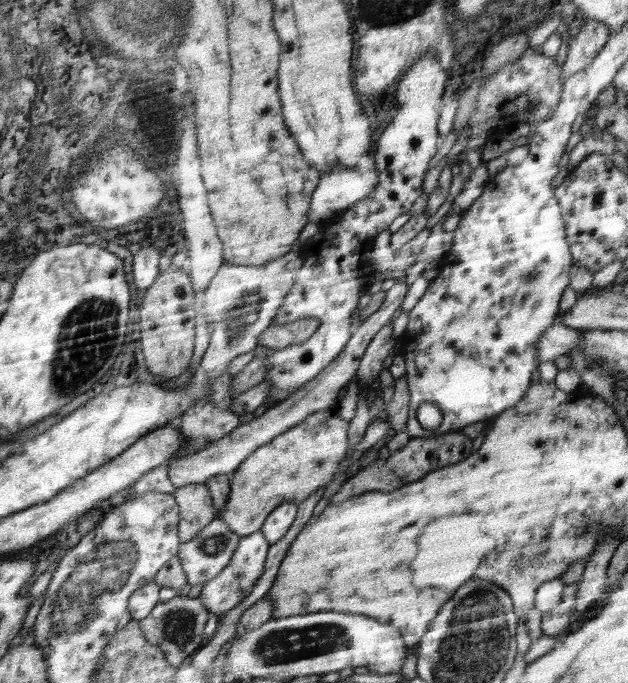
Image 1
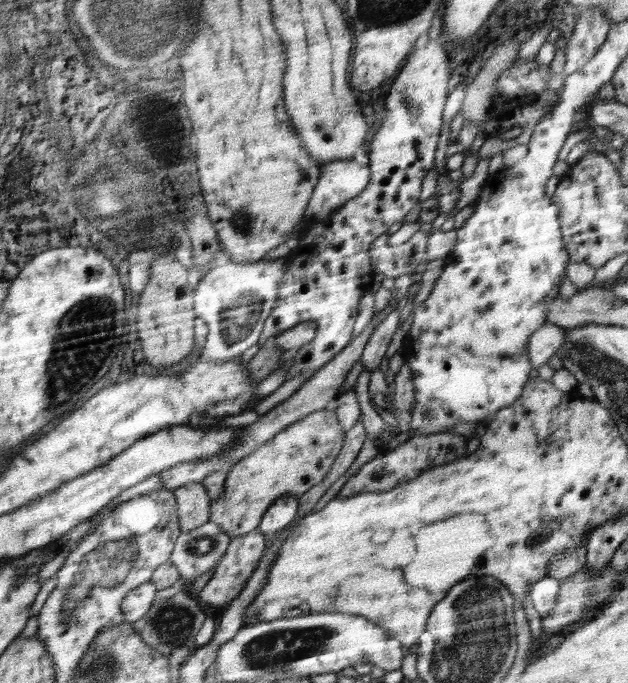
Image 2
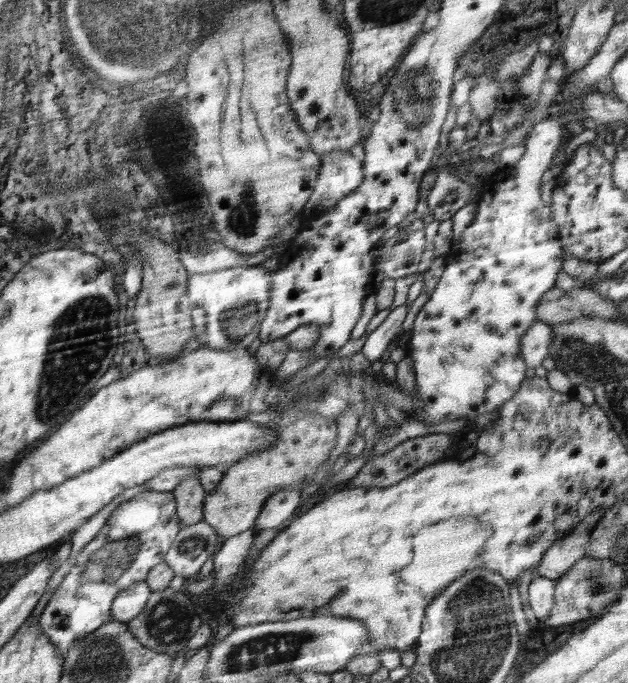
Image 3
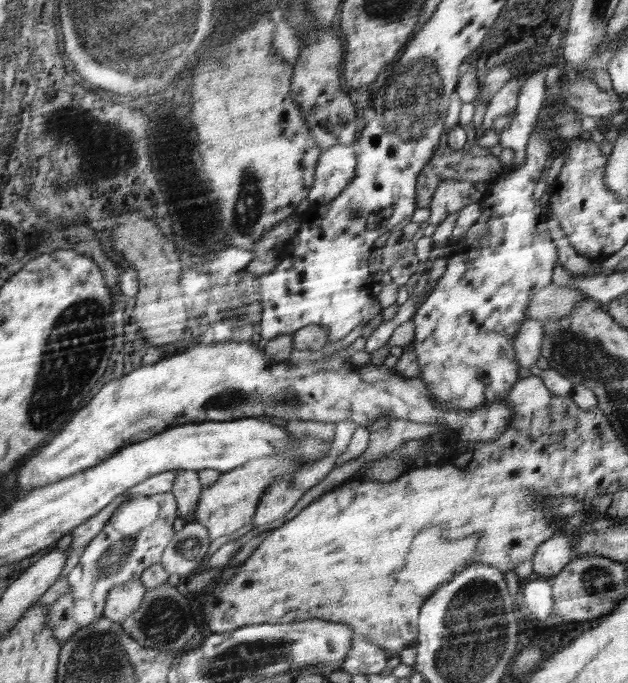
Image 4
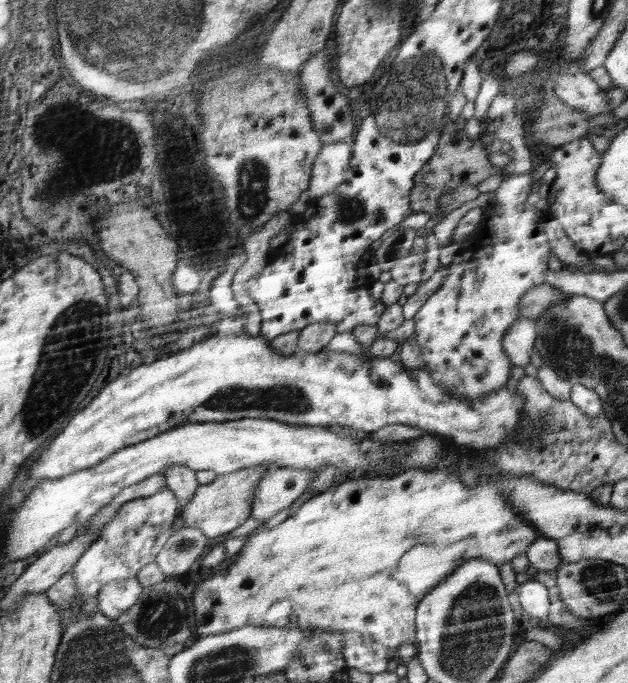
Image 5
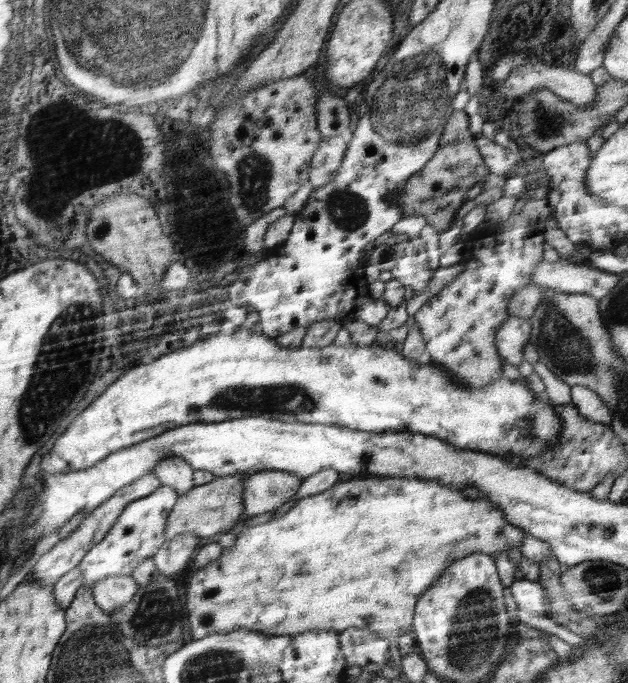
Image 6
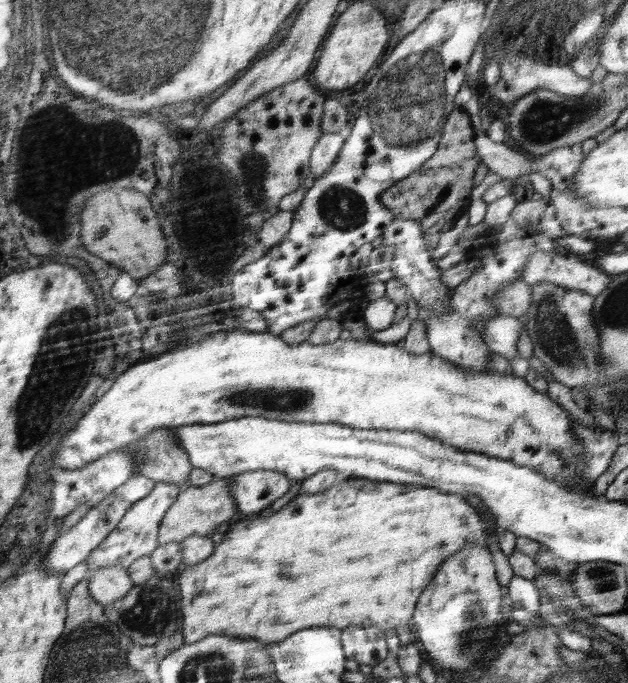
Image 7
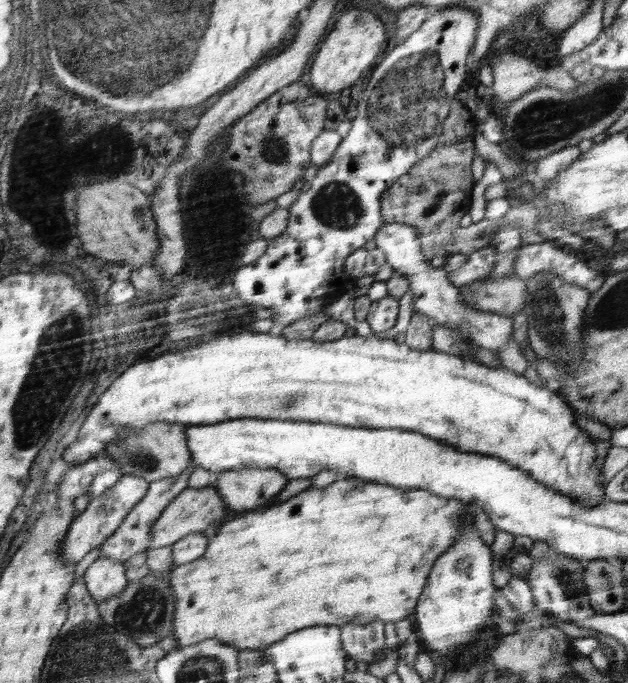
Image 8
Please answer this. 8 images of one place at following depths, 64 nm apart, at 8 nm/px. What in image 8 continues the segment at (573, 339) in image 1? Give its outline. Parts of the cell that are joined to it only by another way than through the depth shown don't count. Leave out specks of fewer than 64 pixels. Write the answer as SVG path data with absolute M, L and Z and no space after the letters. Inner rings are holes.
M386 223L384 226L380 226L374 240L376 248L382 249L386 253L387 263L392 266L393 272L401 274L410 282L409 290L414 294L415 312L425 314L436 325L450 325L452 329L458 329L476 346L498 350L498 348L504 348L512 340L512 334L514 334L513 317L478 311L461 303L458 298L459 290L448 280L446 270L428 265L428 261L420 249L416 227L404 223Z

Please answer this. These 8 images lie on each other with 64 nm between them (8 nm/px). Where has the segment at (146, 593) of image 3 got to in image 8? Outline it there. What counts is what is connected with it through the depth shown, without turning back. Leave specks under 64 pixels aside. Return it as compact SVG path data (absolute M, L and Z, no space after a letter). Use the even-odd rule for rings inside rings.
M97 558L88 566L82 578L88 593L98 603L118 596L128 586L124 564L110 558Z

